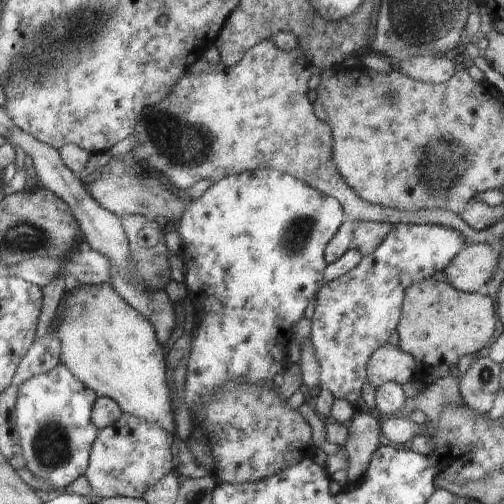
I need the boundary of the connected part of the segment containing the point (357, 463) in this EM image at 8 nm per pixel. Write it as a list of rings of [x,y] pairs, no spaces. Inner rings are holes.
[[[358,412],[346,426],[348,440],[343,448],[348,460],[348,485],[354,486],[364,479],[372,454],[384,440],[378,422],[366,412]]]

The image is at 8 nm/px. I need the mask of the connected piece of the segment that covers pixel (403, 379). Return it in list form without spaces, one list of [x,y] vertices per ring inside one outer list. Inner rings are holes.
[[[387,343],[380,346],[380,354],[372,358],[372,366],[367,366],[367,374],[372,374],[371,384],[375,388],[391,381],[404,385],[415,378],[417,367],[418,364],[410,354]]]

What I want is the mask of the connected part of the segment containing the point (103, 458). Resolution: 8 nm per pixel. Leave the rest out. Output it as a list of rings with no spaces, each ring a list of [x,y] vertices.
[[[124,413],[113,426],[108,426],[99,434],[91,447],[90,465],[86,477],[95,497],[133,497],[143,499],[150,486],[154,486],[164,474],[172,471],[172,442],[174,436],[166,434],[162,426],[135,418]]]

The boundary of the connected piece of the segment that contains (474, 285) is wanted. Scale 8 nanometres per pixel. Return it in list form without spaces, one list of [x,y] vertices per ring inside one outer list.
[[[490,244],[464,246],[444,270],[448,283],[457,290],[477,292],[480,286],[490,282],[498,268],[498,254]]]

